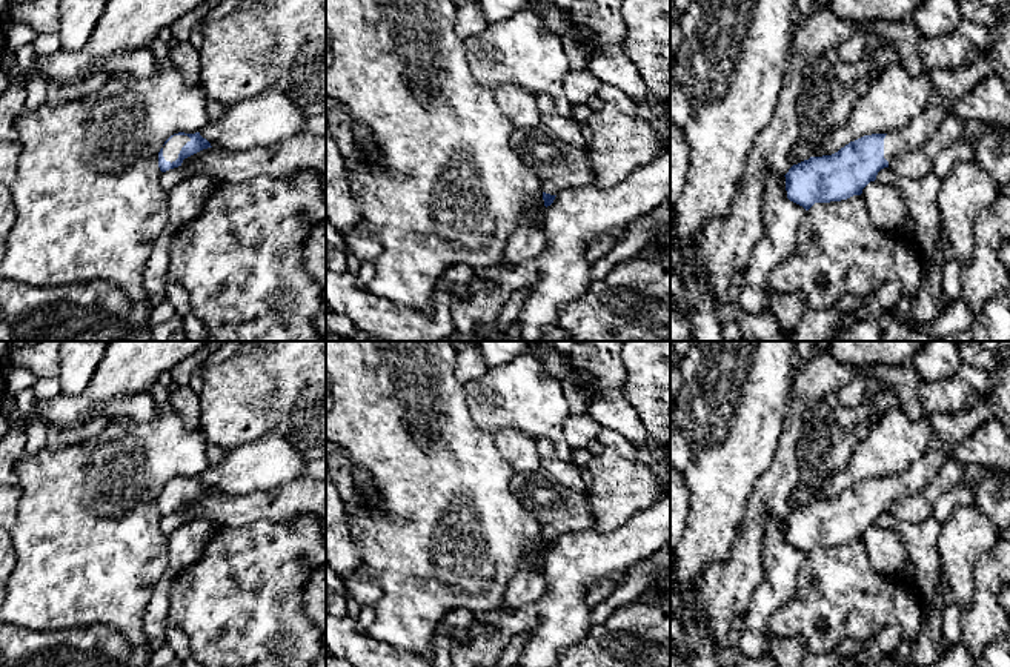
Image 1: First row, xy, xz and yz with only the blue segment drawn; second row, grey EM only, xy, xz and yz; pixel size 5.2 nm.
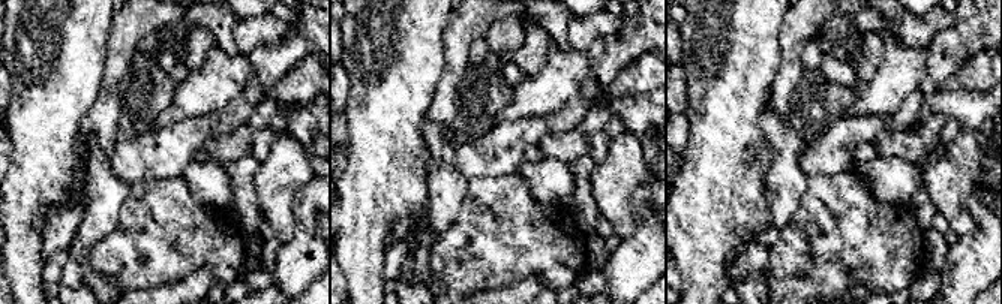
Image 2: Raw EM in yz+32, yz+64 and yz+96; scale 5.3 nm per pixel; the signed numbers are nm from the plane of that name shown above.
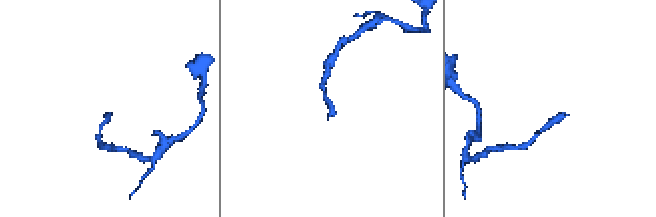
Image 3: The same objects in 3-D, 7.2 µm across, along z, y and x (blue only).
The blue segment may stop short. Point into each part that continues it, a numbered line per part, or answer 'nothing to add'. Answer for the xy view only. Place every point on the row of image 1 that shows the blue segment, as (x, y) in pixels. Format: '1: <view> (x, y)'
1: xy (171, 149)

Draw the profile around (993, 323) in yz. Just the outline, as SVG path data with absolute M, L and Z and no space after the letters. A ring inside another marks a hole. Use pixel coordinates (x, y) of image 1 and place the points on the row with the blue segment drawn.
M1010 240L1001 247L1001 263L1008 272L1008 286L978 314L962 332L939 341L1010 341Z

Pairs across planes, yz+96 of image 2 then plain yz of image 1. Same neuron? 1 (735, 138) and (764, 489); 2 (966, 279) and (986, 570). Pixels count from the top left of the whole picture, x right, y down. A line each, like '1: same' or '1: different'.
1: different
2: same

